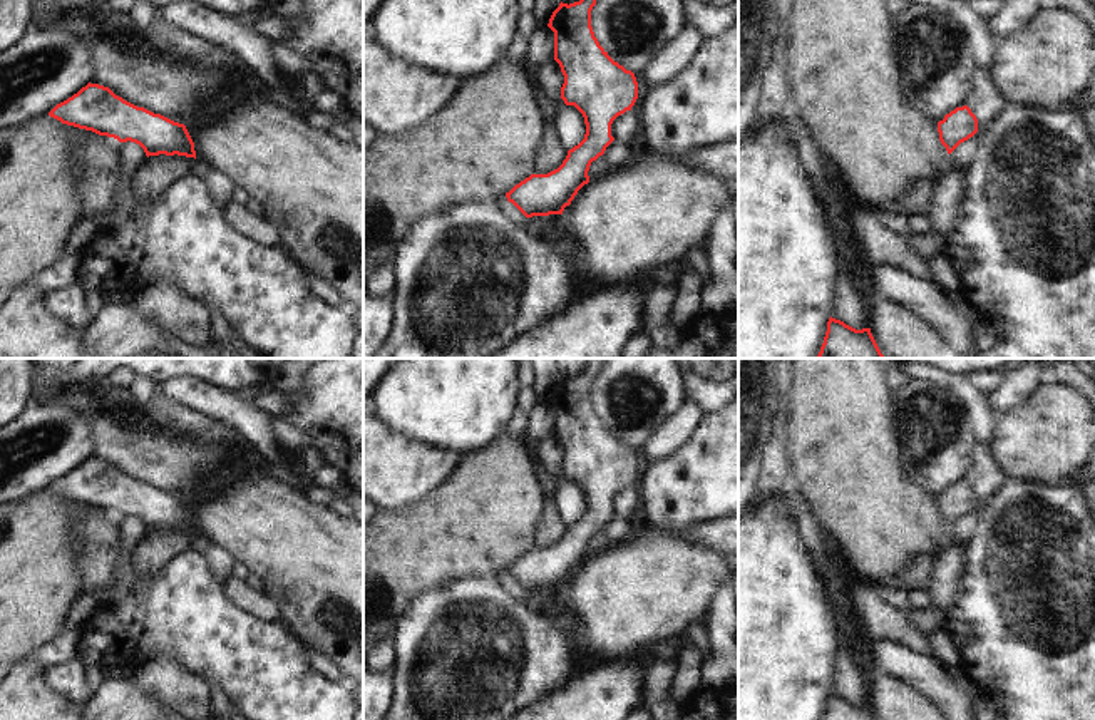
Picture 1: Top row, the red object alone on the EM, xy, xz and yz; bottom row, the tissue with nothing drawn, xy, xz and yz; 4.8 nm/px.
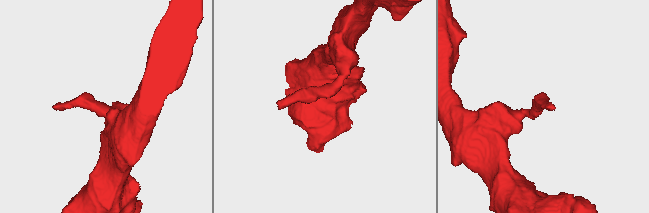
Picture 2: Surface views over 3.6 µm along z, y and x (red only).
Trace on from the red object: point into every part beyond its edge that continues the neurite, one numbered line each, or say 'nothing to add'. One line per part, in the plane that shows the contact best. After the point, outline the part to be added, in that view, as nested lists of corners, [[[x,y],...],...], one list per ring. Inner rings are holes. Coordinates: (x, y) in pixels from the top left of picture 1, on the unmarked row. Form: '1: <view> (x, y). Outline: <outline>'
nothing to add

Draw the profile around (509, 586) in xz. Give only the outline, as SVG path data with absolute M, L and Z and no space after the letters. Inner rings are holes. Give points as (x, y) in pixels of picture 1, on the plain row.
M506 569L497 573L494 579L499 583L502 591L509 596L514 598L521 603L524 603L526 591L512 579L507 576Z

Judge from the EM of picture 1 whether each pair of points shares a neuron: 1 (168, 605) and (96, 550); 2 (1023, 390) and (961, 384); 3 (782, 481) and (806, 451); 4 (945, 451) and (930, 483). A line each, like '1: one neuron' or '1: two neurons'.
1: one neuron
2: two neurons
3: two neurons
4: one neuron

